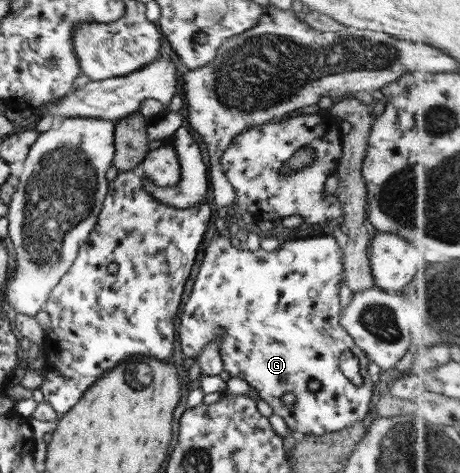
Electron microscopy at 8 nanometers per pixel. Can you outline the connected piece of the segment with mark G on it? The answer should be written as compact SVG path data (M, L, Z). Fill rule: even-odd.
M330 235L287 240L273 251L260 247L256 251L234 248L226 238L214 237L204 249L192 290L182 305L178 321L179 353L195 358L204 345L218 340L223 370L229 377L248 383L253 396L268 403L273 413L281 417L292 432L321 436L346 426L359 425L368 413L368 403L376 391L376 382L366 373L370 361L365 353L339 325L338 289L343 281L342 258L343 251ZM344 351L350 351L358 359L360 385L353 385L340 372L338 361ZM310 379L319 383L318 389L312 392L306 388ZM286 392L294 394L294 403L286 405L281 402L281 395Z

